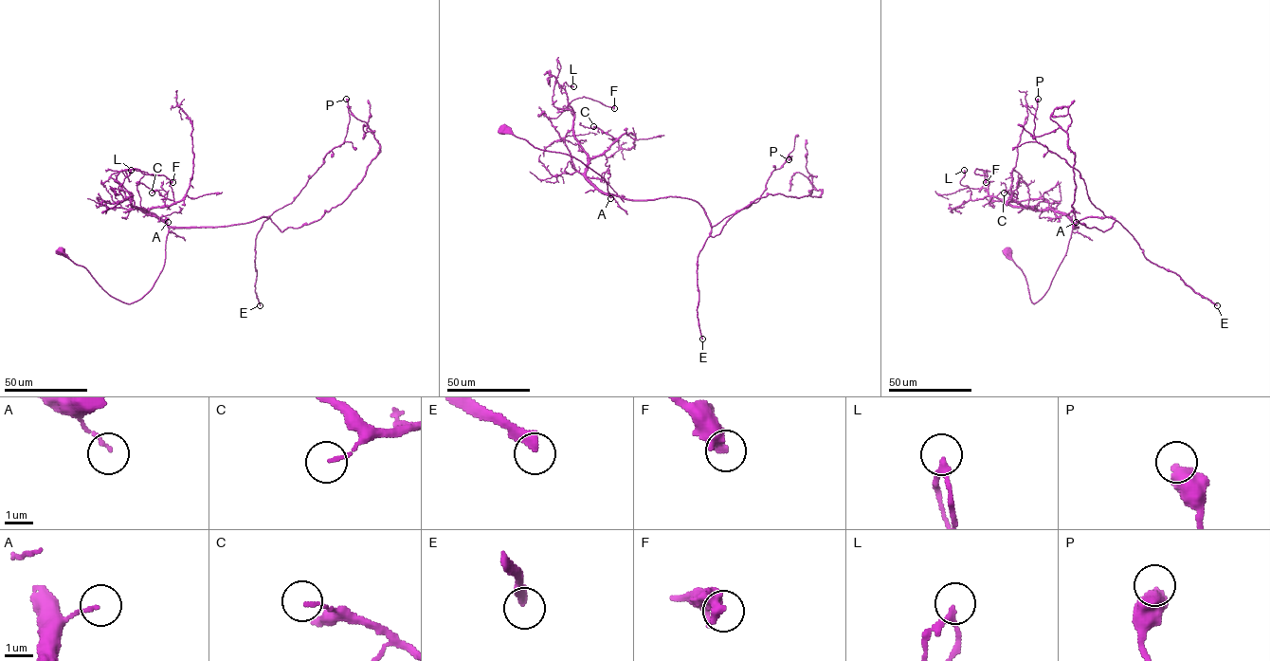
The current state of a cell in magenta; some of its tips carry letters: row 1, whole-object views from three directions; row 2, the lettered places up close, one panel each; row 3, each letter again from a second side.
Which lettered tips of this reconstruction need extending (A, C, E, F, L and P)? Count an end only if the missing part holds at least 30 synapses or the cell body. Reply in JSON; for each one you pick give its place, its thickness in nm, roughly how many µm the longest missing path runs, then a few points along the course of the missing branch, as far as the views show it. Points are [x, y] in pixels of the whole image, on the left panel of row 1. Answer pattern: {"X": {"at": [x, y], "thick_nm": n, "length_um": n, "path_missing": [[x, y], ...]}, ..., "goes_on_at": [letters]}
{"E": {"at": [260, 305], "thick_nm": 360, "length_um": 400}, "goes_on_at": ["E"]}

